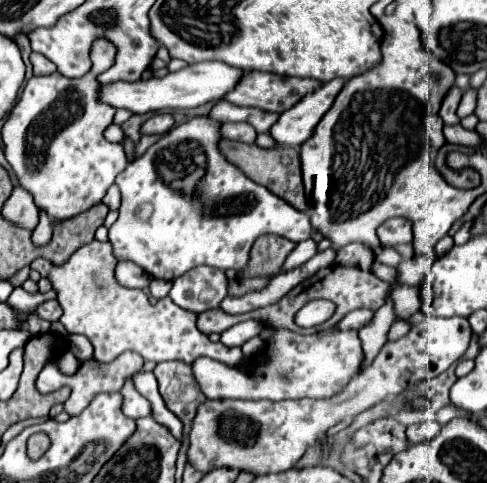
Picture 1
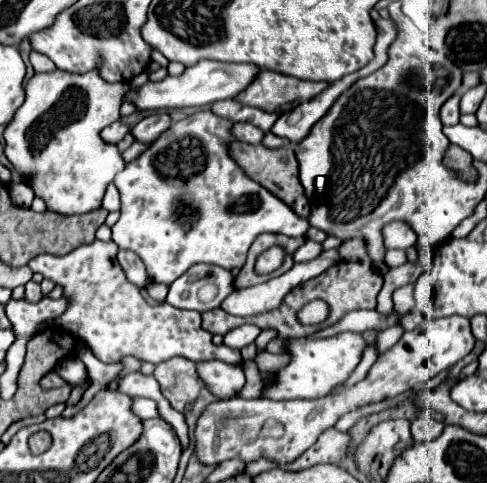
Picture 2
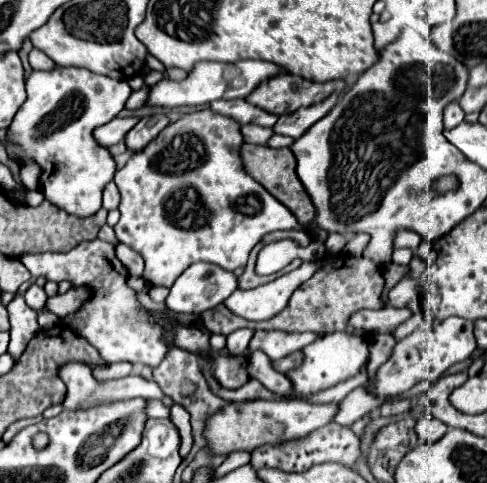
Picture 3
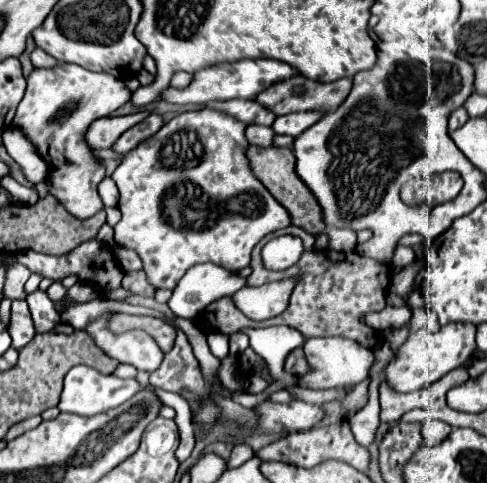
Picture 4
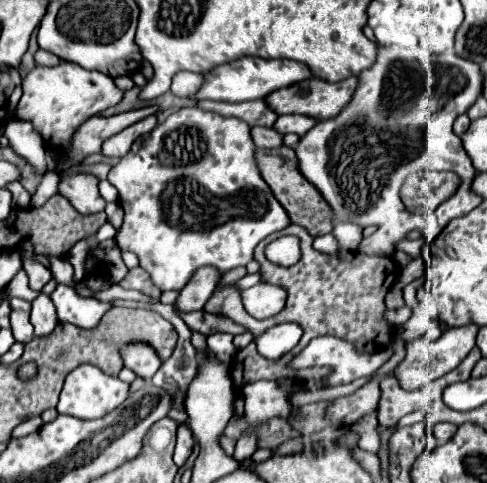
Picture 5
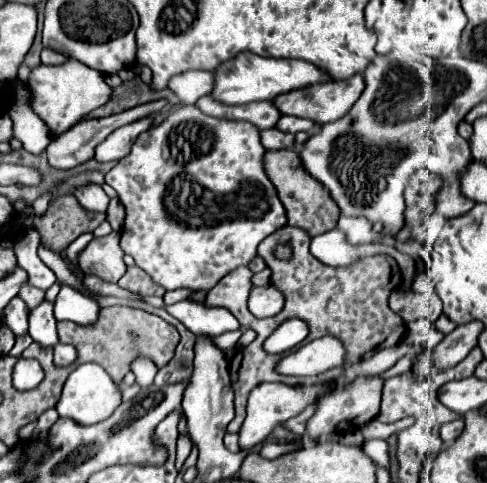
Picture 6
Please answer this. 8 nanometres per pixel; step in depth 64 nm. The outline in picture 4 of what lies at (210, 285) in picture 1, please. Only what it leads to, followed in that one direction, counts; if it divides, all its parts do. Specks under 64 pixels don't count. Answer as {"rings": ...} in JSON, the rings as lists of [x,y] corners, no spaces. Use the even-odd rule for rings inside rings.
{"rings":[[[216,264],[192,266],[172,290],[168,308],[180,318],[198,318],[204,308],[224,296],[232,296],[246,280]]]}

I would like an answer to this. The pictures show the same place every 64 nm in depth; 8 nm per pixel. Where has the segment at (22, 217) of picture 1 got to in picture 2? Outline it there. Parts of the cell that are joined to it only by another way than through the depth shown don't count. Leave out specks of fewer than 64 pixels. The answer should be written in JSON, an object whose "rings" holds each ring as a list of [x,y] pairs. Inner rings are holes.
{"rings":[[[24,182],[10,186],[10,196],[12,196],[12,204],[18,208],[30,208],[34,200],[34,192]]]}

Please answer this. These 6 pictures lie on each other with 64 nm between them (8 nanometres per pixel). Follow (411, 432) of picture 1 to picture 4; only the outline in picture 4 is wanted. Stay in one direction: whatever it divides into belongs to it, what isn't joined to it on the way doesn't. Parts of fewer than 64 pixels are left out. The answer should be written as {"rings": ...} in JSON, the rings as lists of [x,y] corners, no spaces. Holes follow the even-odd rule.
{"rings":[[[426,420],[422,424],[422,438],[424,438],[424,444],[430,446],[430,444],[440,444],[448,434],[450,434],[450,426],[440,422],[440,420]]]}

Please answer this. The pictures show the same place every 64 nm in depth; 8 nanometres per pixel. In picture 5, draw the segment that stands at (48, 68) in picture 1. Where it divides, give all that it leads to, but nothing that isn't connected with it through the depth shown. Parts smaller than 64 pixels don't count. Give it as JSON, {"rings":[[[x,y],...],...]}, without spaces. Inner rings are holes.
{"rings":[[[38,50],[34,54],[34,60],[38,66],[56,66],[60,62],[58,56],[52,56],[52,52],[46,52],[46,50]]]}

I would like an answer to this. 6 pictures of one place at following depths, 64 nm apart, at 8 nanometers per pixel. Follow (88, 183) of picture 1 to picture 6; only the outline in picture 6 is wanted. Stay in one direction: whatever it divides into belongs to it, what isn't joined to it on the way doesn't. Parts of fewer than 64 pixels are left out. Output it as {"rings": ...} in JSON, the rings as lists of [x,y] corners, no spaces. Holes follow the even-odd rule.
{"rings":[[[66,60],[60,66],[38,66],[28,76],[28,92],[30,92],[30,106],[40,116],[40,120],[48,126],[52,138],[58,138],[74,124],[78,124],[84,116],[92,110],[104,106],[112,98],[112,88],[104,82],[104,74],[76,62]],[[98,184],[78,186],[72,190],[72,194],[76,196],[78,204],[90,212],[106,212],[108,202],[110,202],[110,198],[104,194],[104,190]]]}

